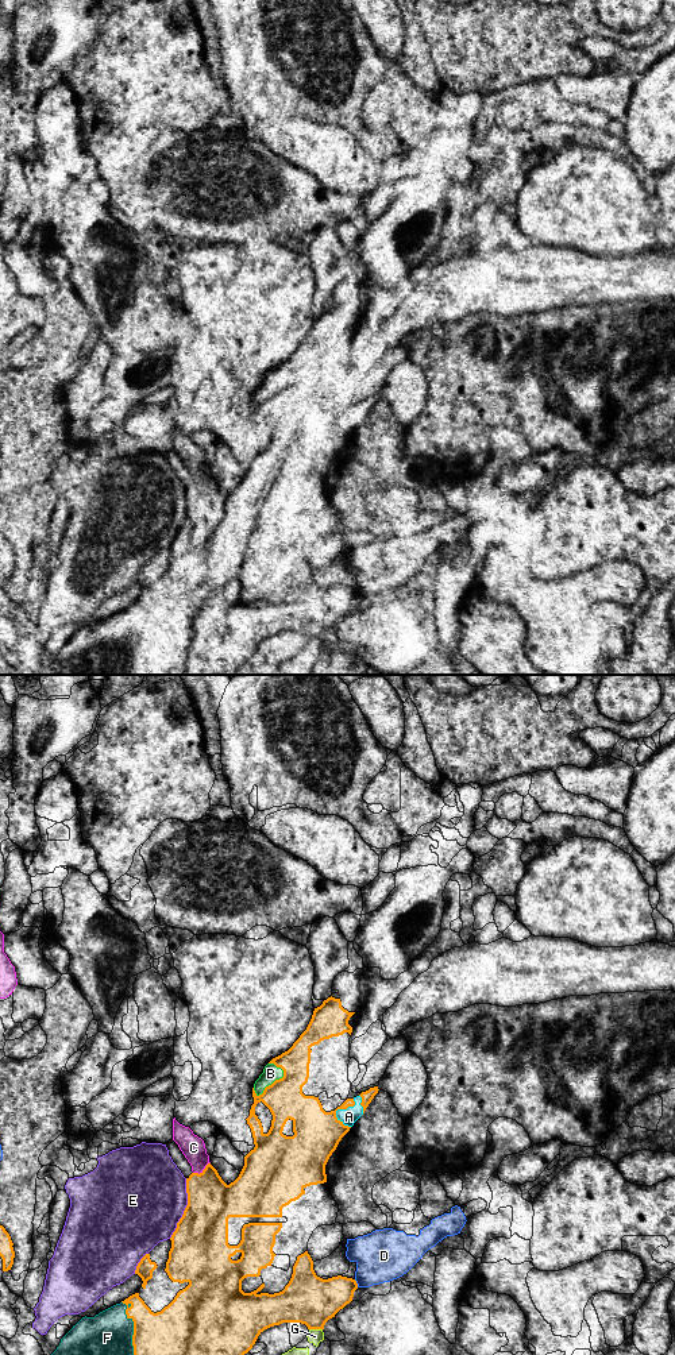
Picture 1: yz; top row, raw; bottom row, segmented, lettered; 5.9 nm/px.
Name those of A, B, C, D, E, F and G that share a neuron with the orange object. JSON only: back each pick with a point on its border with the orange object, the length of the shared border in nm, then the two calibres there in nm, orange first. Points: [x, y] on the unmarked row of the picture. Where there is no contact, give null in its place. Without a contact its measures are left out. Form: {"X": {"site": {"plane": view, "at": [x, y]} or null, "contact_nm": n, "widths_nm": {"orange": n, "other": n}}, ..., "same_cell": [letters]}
{"same_cell": []}

